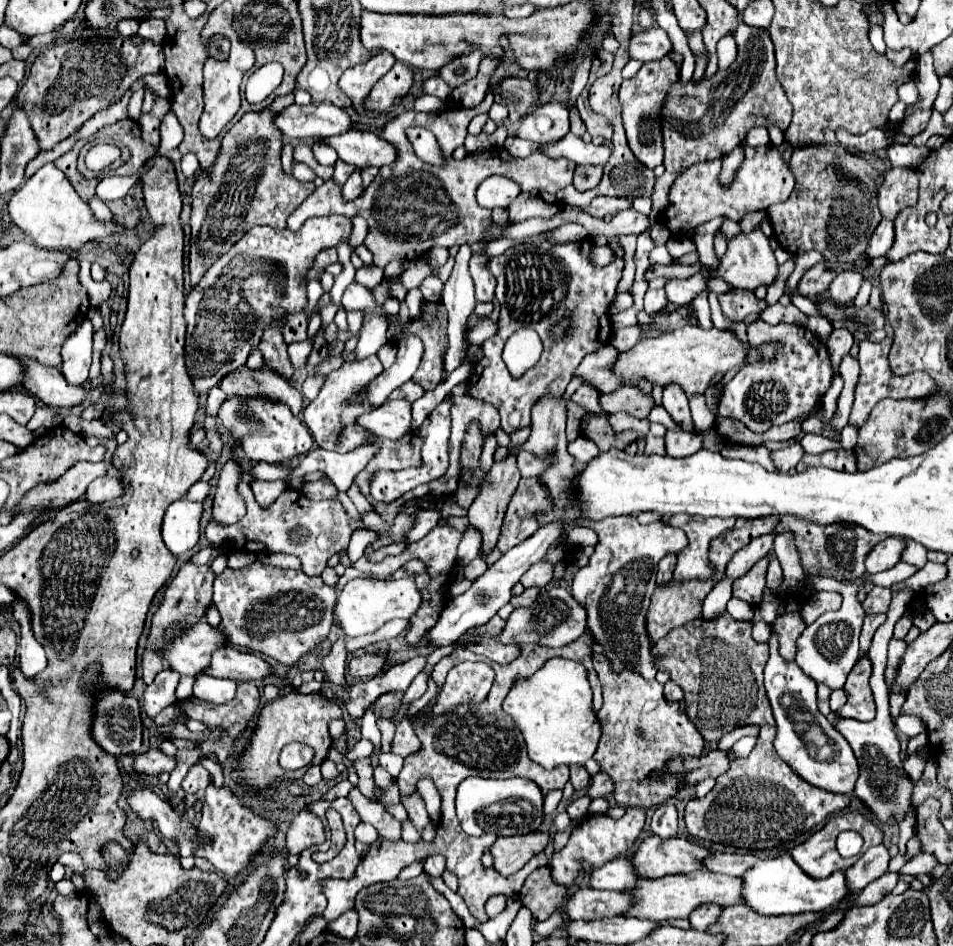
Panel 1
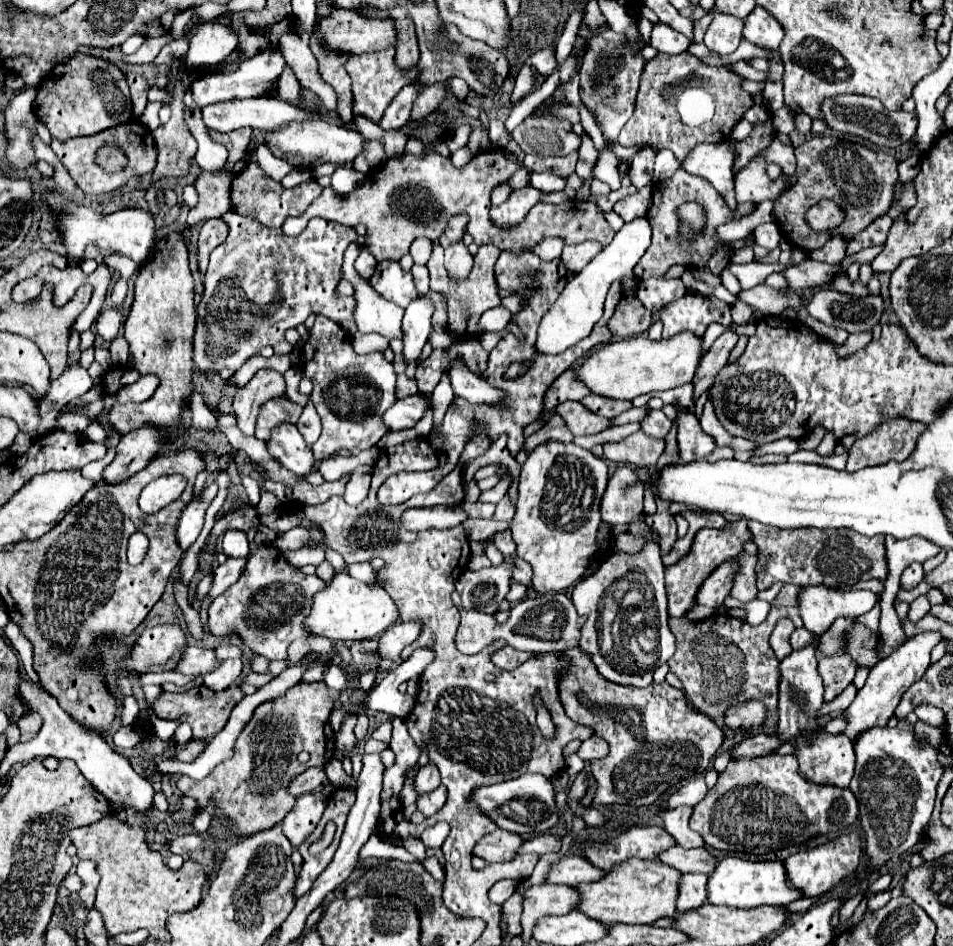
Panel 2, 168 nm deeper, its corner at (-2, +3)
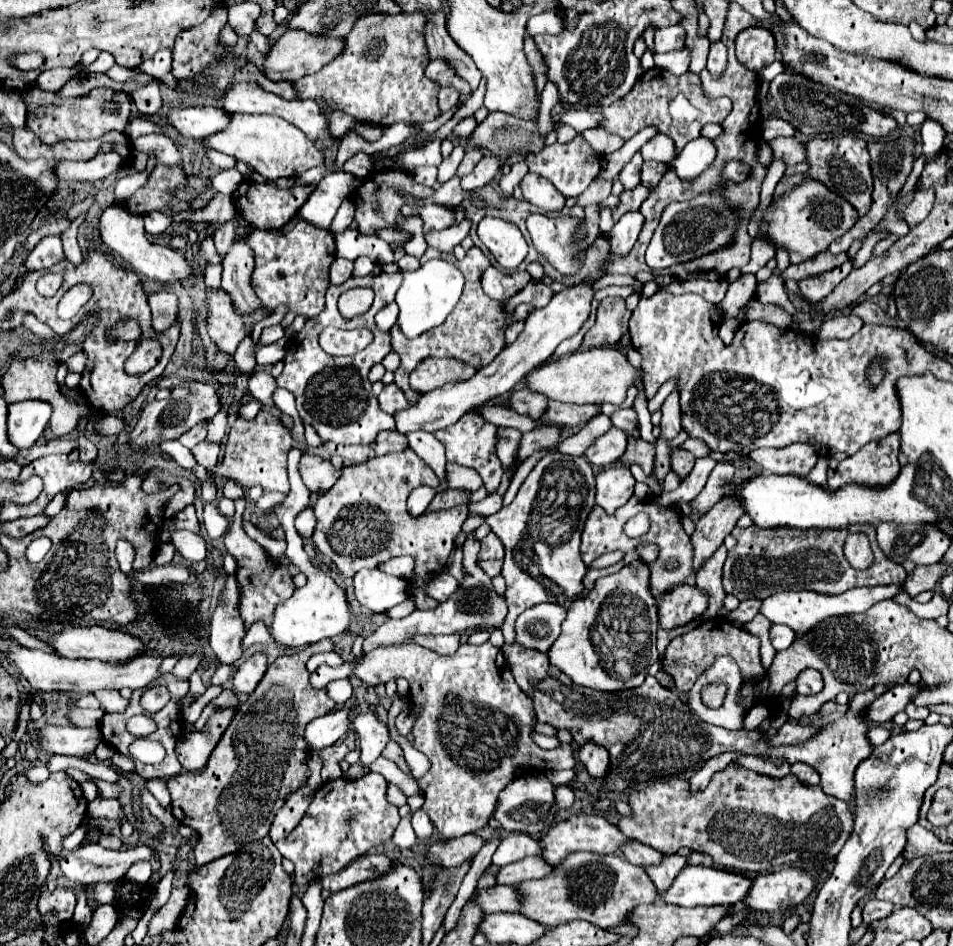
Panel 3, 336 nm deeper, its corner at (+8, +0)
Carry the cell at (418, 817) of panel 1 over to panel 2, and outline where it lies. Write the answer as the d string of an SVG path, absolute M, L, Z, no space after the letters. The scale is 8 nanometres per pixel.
M427 764L425 768L419 768L417 776L415 776L415 782L413 782L413 788L417 792L417 796L421 794L429 794L433 792L435 788L439 788L441 784L441 778L439 778L439 770L435 764Z

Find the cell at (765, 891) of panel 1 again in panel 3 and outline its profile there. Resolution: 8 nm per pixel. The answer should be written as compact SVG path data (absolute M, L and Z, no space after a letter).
M685 865L681 869L681 873L673 879L673 883L669 885L669 889L659 891L659 899L671 905L681 905L681 907L697 907L697 905L733 905L737 901L745 899L745 893L749 891L751 879L737 875L737 873L729 873L729 871L721 871L721 869L711 869L705 865Z

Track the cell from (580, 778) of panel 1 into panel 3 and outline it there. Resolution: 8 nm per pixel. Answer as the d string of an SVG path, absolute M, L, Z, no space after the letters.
M569 785L555 787L555 801L559 809L569 809L573 805L573 789Z

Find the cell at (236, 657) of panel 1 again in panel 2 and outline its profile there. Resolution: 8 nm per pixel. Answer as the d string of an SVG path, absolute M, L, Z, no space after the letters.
M189 646L183 652L177 670L183 674L189 674L189 676L205 676L205 674L217 670L219 664L223 664L223 662L217 660L217 654L213 648Z

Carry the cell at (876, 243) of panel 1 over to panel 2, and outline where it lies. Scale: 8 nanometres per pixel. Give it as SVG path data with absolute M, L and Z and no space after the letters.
M879 216L871 226L867 226L867 230L863 230L863 234L857 234L849 242L847 254L855 254L855 252L869 248L869 246L883 246L889 236L891 224L893 224L893 220L889 216Z

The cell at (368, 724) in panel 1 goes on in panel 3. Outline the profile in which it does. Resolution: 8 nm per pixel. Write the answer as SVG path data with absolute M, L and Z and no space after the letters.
M253 623L253 625L247 629L247 635L245 635L245 639L243 639L243 649L247 649L247 647L253 645L253 643L267 643L267 645L273 645L273 647L285 651L285 653L293 653L293 651L295 651L295 649L287 649L287 647L283 647L283 645L277 645L277 643L269 637L269 629L267 629L265 623Z

